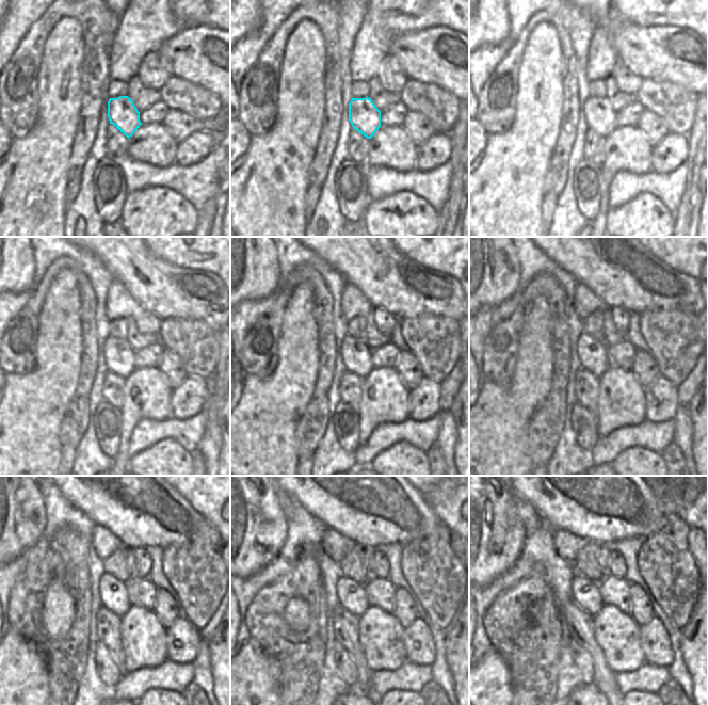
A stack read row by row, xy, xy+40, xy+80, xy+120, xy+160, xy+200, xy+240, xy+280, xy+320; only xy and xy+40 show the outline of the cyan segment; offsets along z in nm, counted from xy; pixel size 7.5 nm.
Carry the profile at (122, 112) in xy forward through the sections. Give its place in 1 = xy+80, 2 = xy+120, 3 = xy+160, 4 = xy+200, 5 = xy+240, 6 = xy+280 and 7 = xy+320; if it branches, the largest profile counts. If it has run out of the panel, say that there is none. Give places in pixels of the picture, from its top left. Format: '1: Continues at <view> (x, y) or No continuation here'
1: Continues at xy+80 (599, 115)
2: Continues at xy+120 (119, 356)
3: Continues at xy+160 (356, 355)
4: Continues at xy+200 (592, 353)
5: Continues at xy+240 (114, 596)
6: Continues at xy+280 (351, 595)
7: Continues at xy+320 (585, 593).

